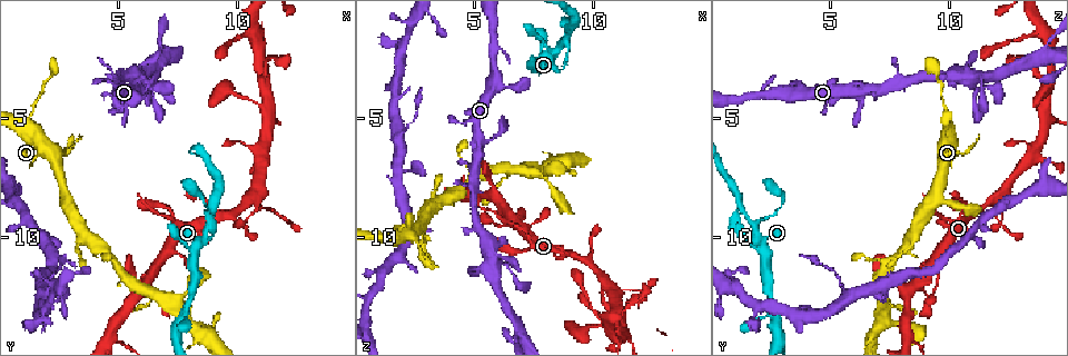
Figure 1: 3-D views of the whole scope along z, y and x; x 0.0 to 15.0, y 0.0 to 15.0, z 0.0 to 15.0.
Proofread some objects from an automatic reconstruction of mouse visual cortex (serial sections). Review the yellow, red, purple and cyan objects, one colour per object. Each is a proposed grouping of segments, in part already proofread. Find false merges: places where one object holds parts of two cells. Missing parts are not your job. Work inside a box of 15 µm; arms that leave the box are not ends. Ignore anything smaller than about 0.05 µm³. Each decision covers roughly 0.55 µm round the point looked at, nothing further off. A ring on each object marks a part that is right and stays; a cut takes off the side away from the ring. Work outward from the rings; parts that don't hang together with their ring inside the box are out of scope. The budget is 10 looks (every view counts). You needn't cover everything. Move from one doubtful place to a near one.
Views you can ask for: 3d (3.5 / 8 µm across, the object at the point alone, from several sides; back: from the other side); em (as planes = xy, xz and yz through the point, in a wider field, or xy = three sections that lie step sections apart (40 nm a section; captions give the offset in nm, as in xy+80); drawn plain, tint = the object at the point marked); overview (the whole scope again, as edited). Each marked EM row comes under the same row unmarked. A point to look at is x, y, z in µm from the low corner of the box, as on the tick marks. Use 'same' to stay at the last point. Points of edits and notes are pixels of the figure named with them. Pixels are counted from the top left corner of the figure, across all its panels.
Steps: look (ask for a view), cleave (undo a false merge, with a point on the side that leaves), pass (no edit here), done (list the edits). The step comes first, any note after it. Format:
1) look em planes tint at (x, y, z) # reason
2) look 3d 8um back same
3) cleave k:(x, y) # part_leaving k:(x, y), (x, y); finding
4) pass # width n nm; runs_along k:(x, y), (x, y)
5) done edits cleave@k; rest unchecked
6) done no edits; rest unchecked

look 3d 8um at (1.5, 4.5, 9.9) # sudden change in width

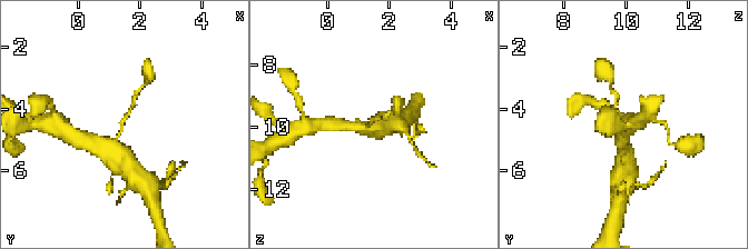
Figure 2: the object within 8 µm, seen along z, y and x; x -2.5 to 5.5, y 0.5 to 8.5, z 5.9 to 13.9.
look em planes tint at (1.4, 4.5, 9.9) # arm_widths 150, 350 nm

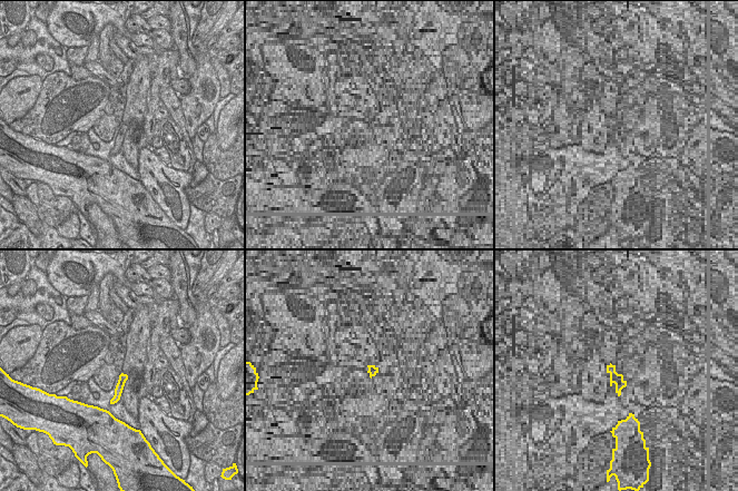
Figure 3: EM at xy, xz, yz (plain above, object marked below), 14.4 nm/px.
pass # width 130 nm; runs_along 2:(118, 155), (116, 137), (135, 97); continuous, no second cell

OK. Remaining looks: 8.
look 3d 3.5um at (5.8, 12.2, 8.1) # a fork

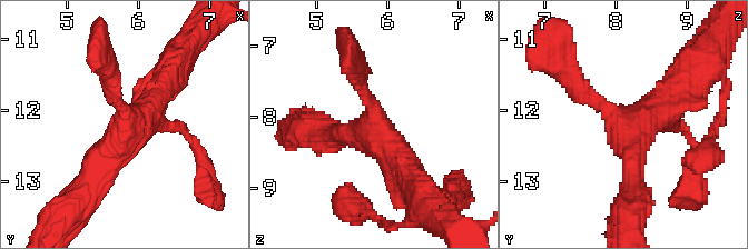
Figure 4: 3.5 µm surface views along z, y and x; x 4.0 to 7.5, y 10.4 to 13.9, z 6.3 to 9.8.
look em xy step 2 tint at (5.85, 12.10, 8.05) # need the tissue

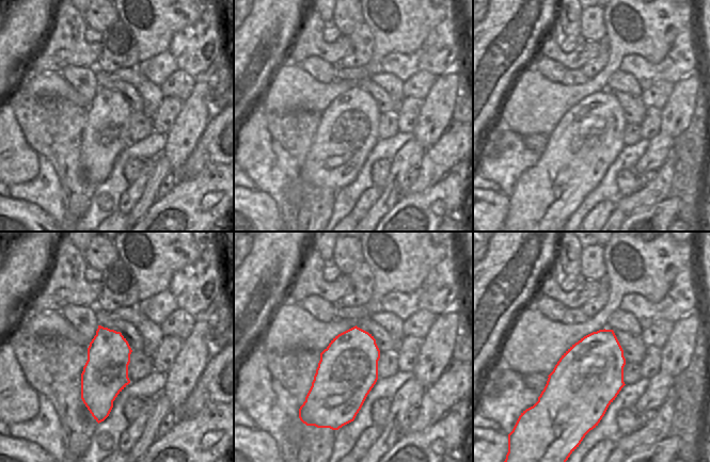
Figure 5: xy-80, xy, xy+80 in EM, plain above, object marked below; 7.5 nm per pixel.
pass # runs_along 4:(164, 85), (86, 193); one cell here

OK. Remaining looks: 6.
look 3d 3.5um at (7.8, 13.5, 7.3) # calibre changes

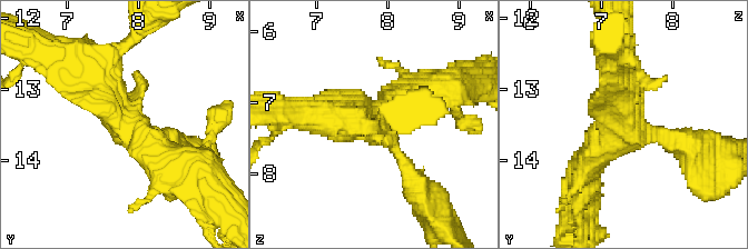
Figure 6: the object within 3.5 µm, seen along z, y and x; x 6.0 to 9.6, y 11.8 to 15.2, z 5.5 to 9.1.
look em xy step 5 tint at (7.85, 13.45, 7.30) # shape alone is not enough

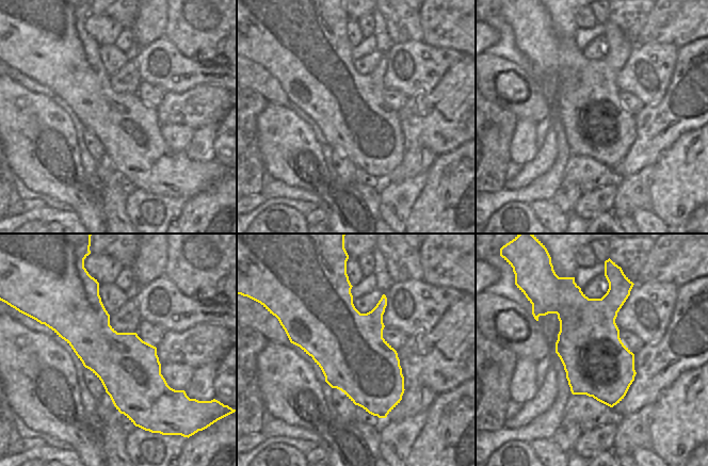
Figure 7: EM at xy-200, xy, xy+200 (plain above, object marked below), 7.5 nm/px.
look em xy step 2 tint same

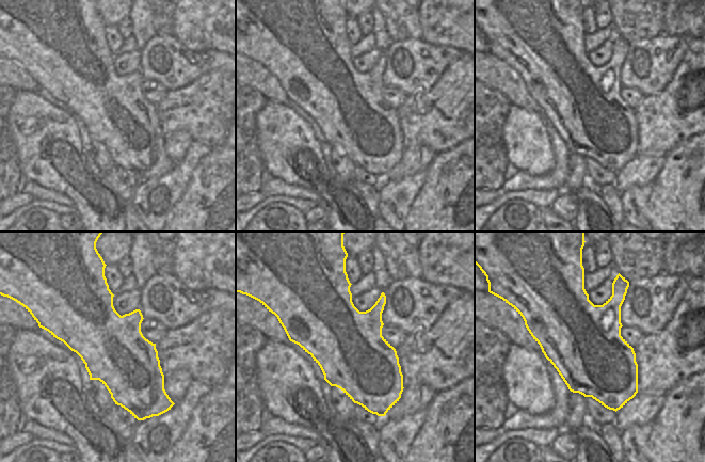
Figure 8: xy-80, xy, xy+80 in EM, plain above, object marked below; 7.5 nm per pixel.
pass # runs_along 6:(76, 63), (151, 152), (179, 159); continuous, no second cell

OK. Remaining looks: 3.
look em xy step 3 tint at (6.6, 3.8, 11.5) # three-way junction

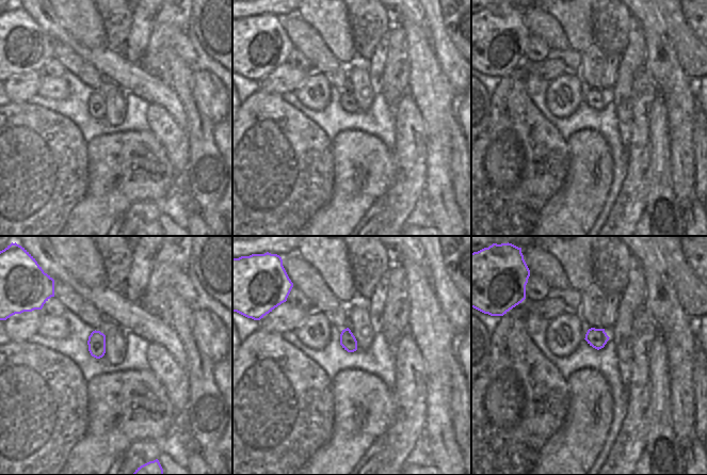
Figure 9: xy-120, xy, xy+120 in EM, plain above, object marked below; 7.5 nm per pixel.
look 3d 3.5um same # see where the arms go

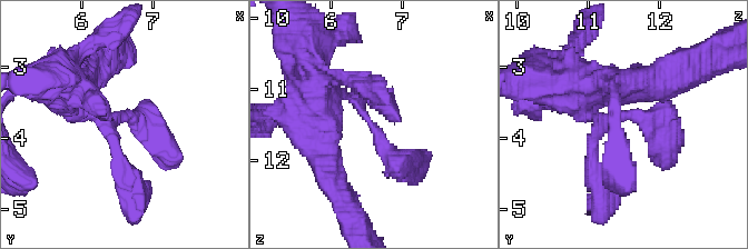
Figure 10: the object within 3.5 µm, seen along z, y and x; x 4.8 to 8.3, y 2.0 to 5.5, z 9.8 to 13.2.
pass # arm_widths 150, 250, 350 nm; runs_along 10:(66, 85), (165, 152); all the same cell

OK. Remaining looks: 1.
done no edits; rest unchecked

